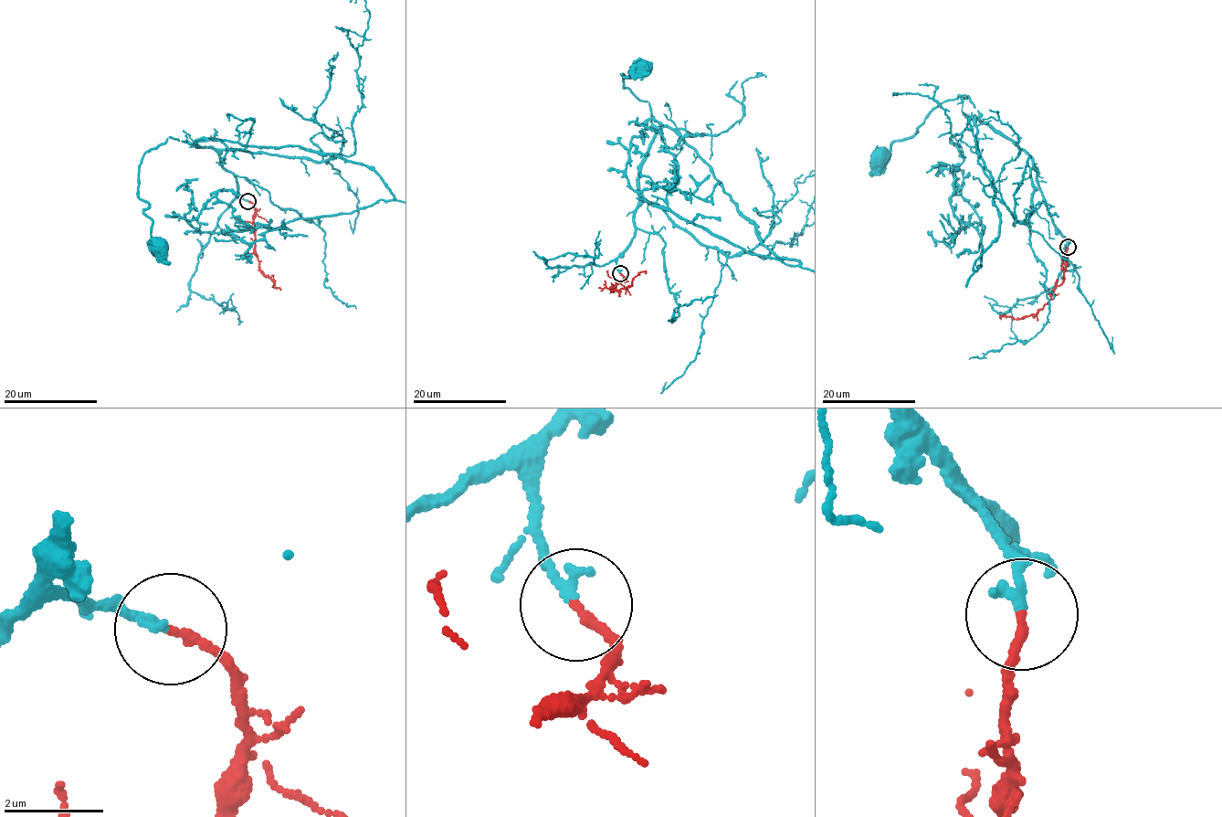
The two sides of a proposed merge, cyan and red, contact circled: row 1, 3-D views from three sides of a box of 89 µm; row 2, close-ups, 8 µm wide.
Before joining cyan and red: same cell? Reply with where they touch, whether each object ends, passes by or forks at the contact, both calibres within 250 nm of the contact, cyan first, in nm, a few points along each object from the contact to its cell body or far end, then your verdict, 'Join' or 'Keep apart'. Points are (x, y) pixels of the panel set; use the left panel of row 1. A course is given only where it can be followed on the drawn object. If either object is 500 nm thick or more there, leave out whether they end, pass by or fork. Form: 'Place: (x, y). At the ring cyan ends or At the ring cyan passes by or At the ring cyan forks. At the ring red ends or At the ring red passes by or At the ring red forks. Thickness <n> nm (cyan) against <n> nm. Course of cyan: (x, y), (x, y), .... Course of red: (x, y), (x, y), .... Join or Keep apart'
Place: (247, 201). At the ring cyan ends. At the ring red ends. Thickness 200 nm (cyan) against 180 nm. Course of cyan: (247, 201), (237, 196), (220, 153), (168, 137), (138, 169), (157, 247). Course of red: (247, 201), (255, 208), (258, 267), (274, 284), (272, 287), (281, 290). Join

